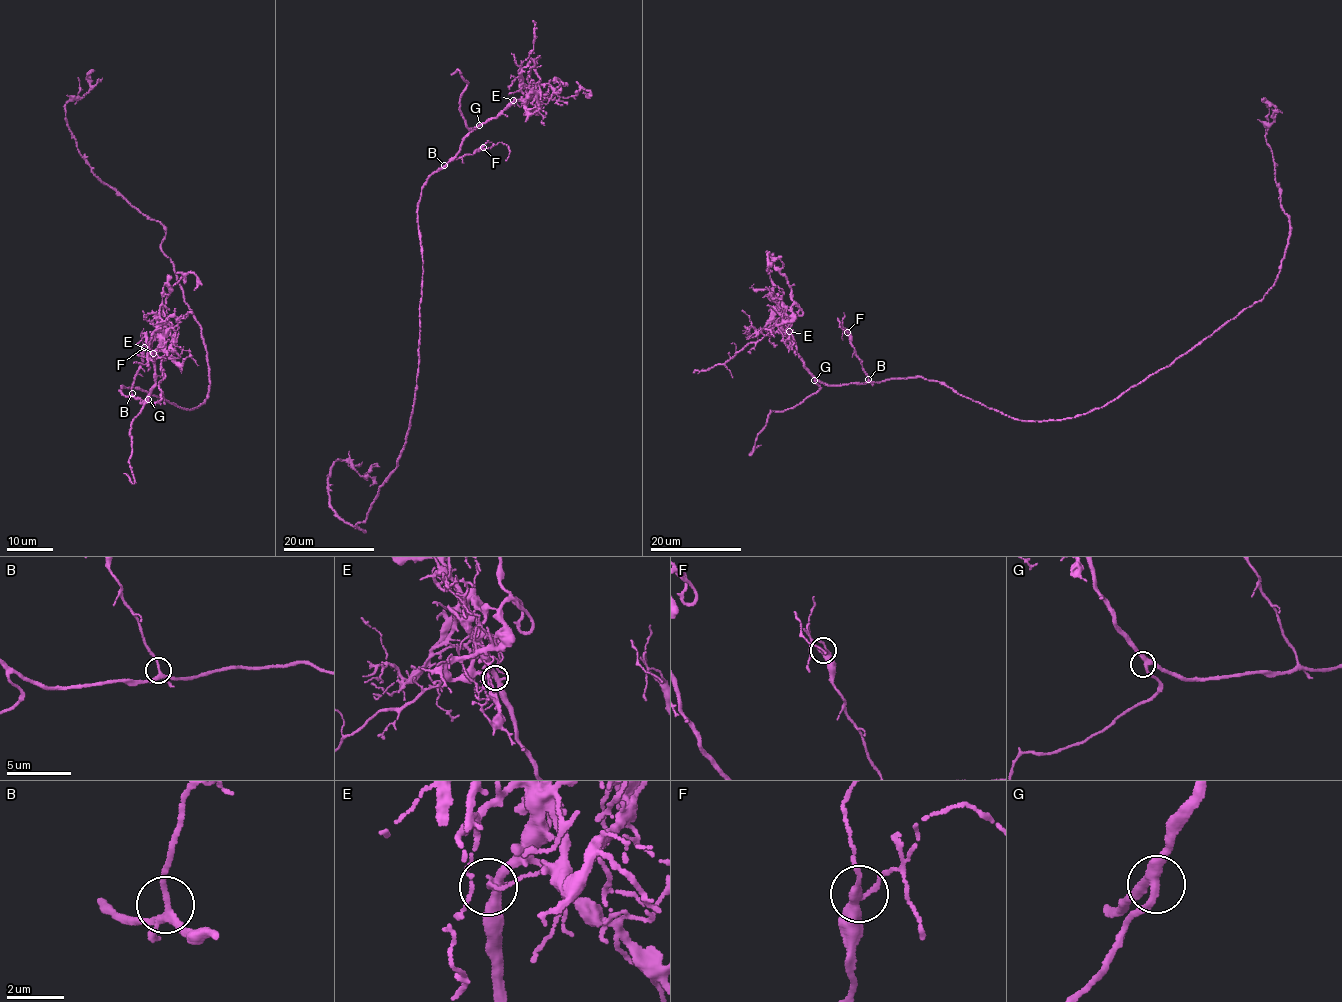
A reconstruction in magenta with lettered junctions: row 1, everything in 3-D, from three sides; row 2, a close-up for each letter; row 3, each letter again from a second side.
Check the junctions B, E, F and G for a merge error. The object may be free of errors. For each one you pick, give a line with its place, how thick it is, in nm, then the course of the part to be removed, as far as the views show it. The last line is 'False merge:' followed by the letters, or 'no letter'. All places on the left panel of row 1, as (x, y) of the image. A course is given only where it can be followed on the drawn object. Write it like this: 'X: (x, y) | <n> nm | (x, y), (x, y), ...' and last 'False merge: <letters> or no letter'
E: (153, 353) | 280 nm | (153, 353), (165, 347), (161, 331), (172, 326), (163, 306), (173, 286), (192, 273), (196, 276), (194, 290)
False merge: E

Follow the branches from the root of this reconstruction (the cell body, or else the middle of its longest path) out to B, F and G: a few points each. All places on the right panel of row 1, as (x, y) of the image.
B: (1075, 416), (1048, 421), (1014, 420), (962, 397), (939, 381), (916, 377), (877, 382), (868, 379)
F: (1075, 416), (1048, 421), (1014, 420), (962, 397), (939, 381), (909, 377), (873, 382), (862, 368), (847, 332)
G: (1075, 416), (1048, 421), (1014, 420), (962, 397), (939, 381), (921, 377), (845, 385), (826, 385), (814, 380)

